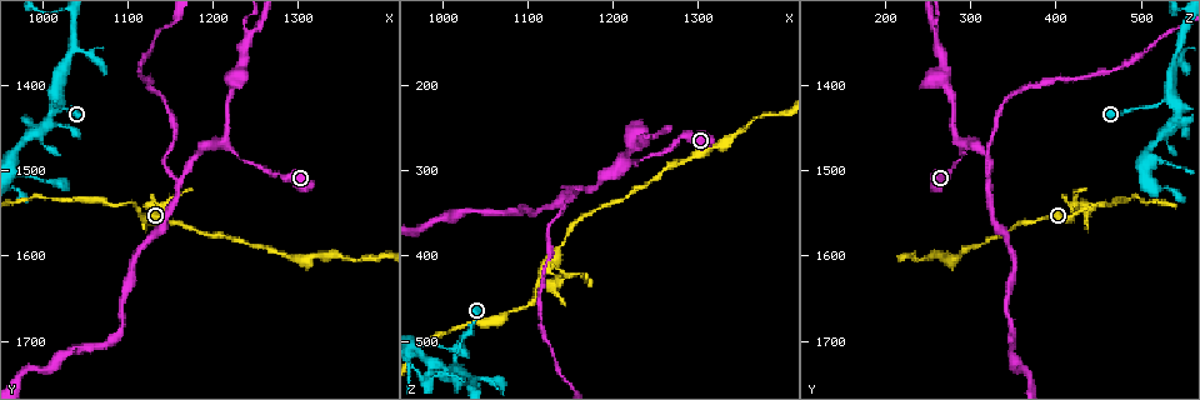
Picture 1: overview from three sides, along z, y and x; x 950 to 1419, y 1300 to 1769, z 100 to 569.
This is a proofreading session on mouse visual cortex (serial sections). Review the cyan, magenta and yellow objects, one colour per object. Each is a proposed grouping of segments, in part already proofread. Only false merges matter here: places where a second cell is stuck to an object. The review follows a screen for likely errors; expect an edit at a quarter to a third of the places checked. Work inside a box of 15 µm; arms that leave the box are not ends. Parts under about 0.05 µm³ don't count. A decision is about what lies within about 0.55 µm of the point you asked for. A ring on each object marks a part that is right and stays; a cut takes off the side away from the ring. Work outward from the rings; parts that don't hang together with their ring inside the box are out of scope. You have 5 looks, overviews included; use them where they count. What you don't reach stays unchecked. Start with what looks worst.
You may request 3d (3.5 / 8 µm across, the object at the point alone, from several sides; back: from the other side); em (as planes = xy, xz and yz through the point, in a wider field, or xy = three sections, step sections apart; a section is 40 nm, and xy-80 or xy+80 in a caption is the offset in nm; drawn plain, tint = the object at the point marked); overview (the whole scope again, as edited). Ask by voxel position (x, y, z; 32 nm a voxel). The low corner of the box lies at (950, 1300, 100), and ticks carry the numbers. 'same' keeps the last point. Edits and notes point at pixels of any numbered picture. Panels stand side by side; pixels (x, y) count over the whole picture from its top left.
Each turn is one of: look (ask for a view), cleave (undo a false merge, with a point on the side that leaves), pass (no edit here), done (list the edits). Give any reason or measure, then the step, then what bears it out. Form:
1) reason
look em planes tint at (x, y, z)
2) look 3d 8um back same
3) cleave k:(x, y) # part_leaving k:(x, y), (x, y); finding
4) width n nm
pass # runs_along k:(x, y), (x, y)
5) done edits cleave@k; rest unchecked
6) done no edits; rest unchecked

look 3d 3.5um at (1215, 1470, 290)

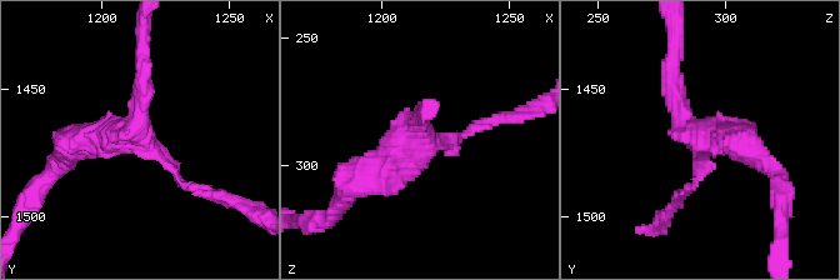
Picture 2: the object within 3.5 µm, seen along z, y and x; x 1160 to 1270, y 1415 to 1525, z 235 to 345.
arms 3; arm_widths 100, 250, 400 nm
look em xy step 1 tint at (1214, 1470, 291)

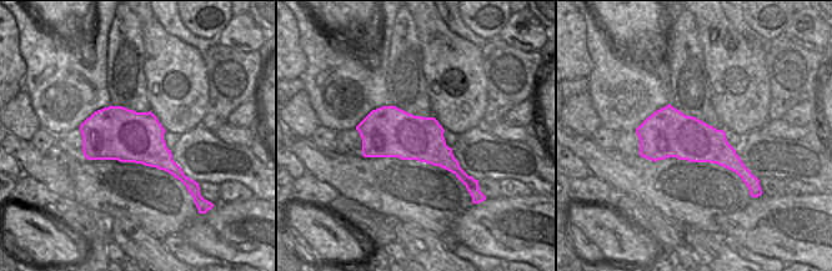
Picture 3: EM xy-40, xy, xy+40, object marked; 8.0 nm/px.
pass # runs_along 2:(480, 125), (350, 183); all the same cell

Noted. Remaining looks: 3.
side arm on a straight run
look 3d 3.5um back at (1160, 1515, 320)

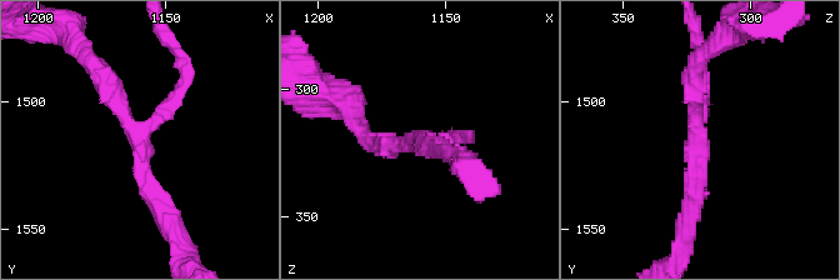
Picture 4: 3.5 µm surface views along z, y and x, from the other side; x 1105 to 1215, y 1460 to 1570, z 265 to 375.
arms 3; arm_widths 150, 250, 300 nm; need the tissue
look em planes plain at (1159, 1513, 321)

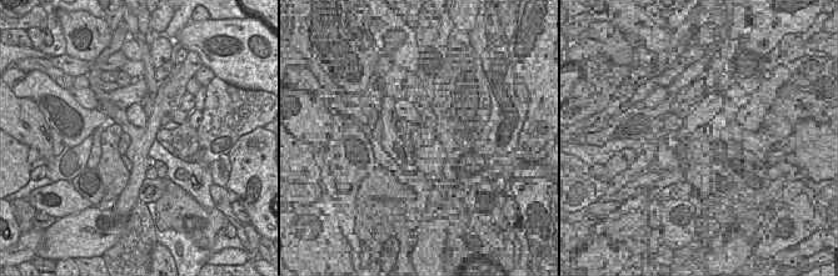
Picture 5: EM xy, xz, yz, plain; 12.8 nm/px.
look em planes tint same

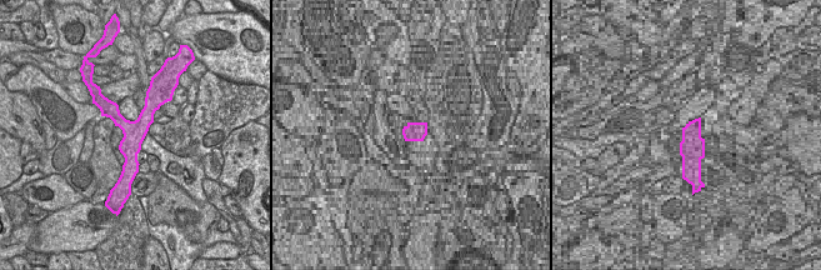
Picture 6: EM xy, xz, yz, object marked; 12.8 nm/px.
pass # all the same cell

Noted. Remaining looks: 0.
done no edits; rest unchecked

